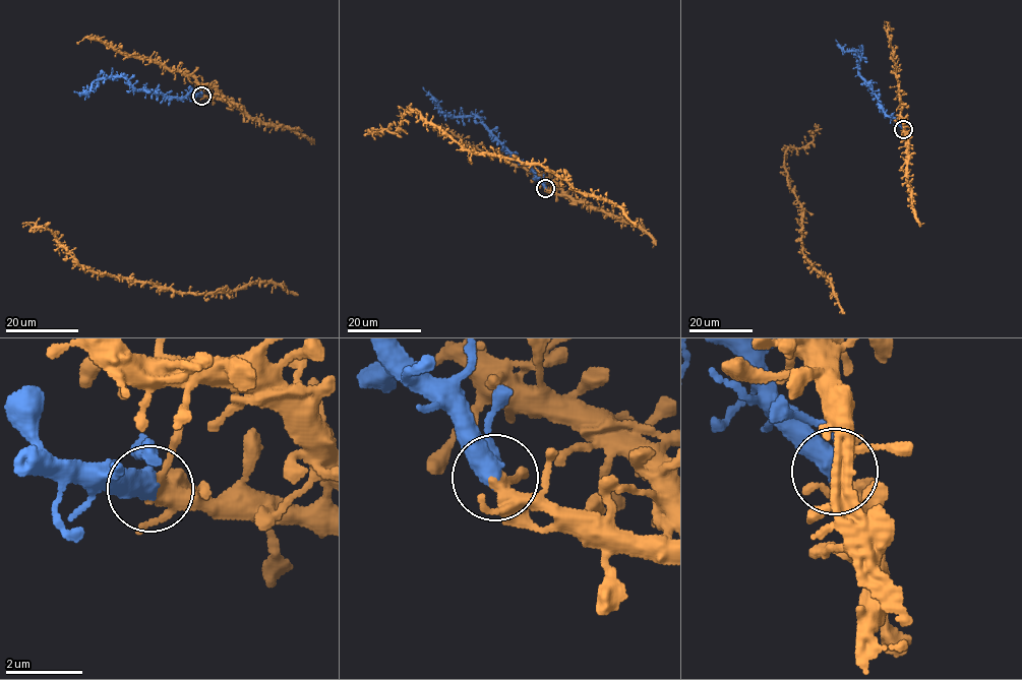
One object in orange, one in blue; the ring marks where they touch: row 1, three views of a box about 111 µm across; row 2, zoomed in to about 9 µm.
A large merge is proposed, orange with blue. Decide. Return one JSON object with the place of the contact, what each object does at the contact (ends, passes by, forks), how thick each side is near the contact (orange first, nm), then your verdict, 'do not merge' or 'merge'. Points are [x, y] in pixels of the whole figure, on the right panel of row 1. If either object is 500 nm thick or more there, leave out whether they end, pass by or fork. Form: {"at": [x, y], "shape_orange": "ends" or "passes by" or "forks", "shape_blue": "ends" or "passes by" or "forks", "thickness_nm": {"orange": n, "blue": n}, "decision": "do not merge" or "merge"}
{"at": [903, 129], "shape_orange": "forks", "shape_blue": "passes by", "thickness_nm": {"orange": 320, "blue": 400}, "decision": "merge"}

